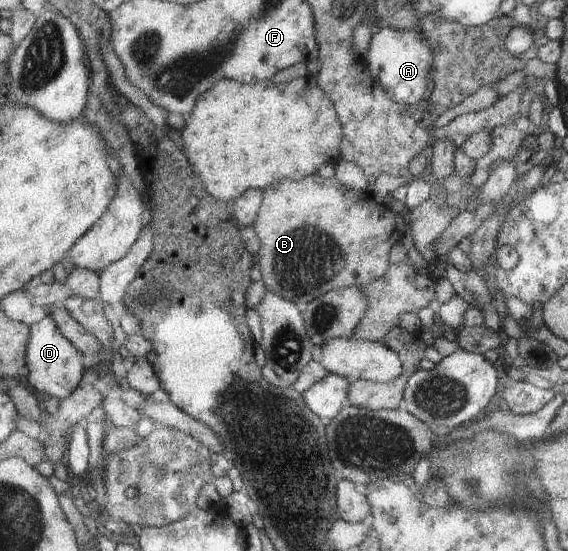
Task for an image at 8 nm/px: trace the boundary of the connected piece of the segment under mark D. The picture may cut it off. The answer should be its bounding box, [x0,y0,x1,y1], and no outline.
[27,315,88,400]

